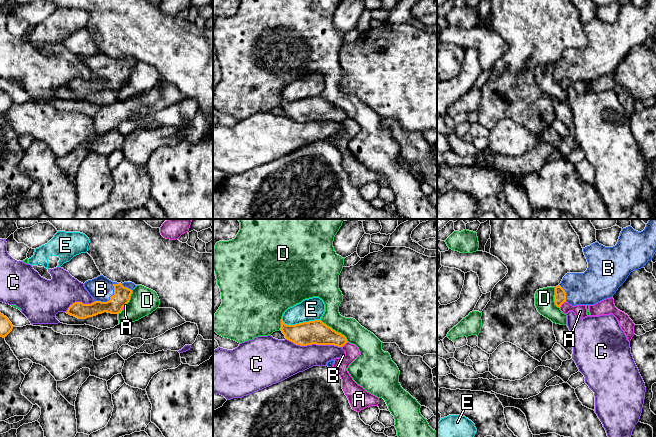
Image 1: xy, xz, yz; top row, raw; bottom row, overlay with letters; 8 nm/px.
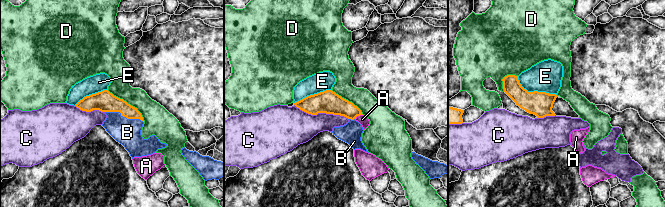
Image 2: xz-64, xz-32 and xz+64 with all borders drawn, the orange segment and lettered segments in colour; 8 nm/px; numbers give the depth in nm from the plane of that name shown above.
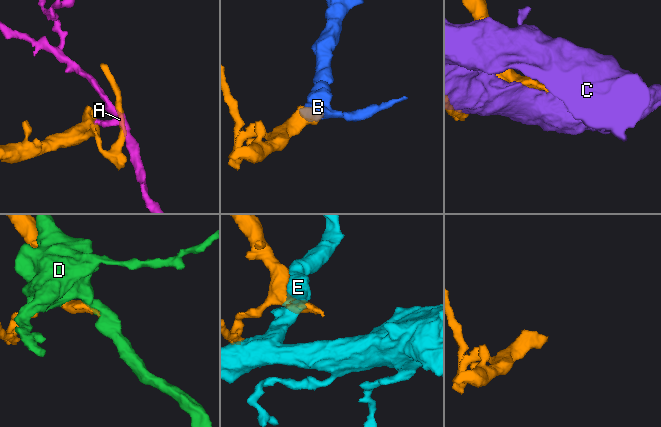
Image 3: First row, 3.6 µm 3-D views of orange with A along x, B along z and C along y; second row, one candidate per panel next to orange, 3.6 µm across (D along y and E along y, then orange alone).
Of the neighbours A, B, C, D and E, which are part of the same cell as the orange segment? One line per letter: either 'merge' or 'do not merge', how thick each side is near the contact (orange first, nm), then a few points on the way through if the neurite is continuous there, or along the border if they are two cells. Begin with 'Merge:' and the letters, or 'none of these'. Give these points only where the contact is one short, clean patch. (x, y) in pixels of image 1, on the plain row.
Merge: B
A: do not merge; 100 nm thick on the orange side, 100 nm on the other; border along yz (565, 77), (559, 83)
B: merge; 140 nm thick on the orange side, 190 nm on the other; runs through xy (121, 73), (110, 73), (101, 65)
C: do not merge; 190 nm thick on the orange side, 260 nm on the other
D: do not merge; 190 nm thick on the orange side, 160 nm on the other
E: do not merge; 190 nm thick on the orange side, 180 nm on the other

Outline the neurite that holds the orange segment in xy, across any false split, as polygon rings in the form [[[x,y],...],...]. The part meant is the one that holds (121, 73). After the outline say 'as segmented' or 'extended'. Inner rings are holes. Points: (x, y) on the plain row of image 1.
[[[103,51],[84,59],[85,65],[94,74],[91,80],[75,78],[67,86],[67,90],[78,95],[86,95],[104,88],[111,90],[121,89],[129,78],[132,66],[136,61],[132,58],[112,58]]]; extended

